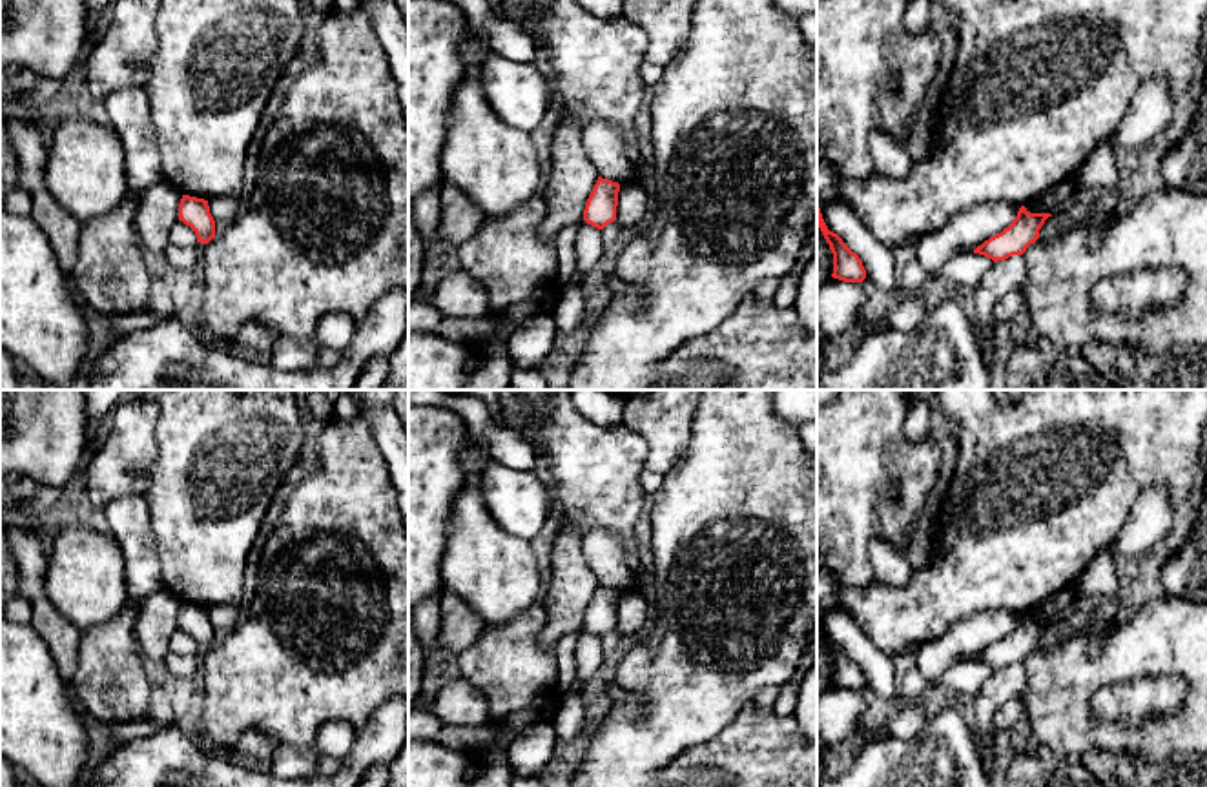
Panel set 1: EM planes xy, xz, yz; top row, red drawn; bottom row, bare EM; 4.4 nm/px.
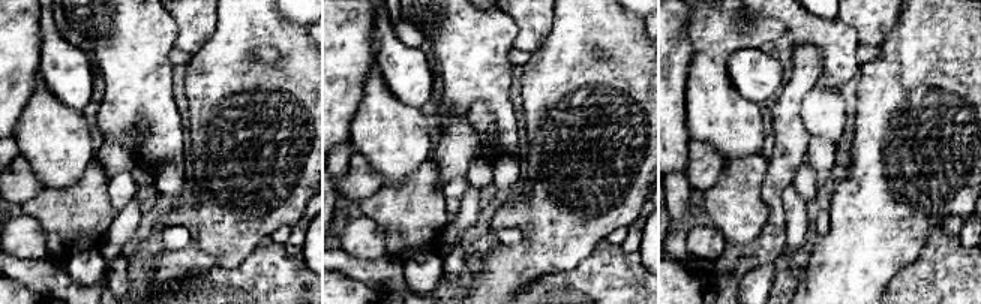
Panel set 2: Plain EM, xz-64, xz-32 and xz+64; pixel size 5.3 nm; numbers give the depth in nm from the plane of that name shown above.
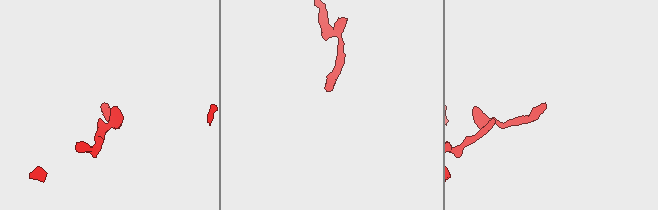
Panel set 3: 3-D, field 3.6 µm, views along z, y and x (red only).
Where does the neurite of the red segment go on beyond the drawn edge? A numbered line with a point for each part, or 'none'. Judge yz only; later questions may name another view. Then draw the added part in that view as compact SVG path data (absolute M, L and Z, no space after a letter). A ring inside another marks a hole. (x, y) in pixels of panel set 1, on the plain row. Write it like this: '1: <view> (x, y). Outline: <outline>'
none

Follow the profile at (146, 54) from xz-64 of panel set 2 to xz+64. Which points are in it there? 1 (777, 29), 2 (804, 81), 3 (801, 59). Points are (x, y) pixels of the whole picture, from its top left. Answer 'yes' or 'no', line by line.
1: no
2: no
3: no

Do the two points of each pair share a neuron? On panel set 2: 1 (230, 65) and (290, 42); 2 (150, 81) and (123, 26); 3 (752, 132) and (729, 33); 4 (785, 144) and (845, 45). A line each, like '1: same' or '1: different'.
1: same
2: same
3: same
4: different

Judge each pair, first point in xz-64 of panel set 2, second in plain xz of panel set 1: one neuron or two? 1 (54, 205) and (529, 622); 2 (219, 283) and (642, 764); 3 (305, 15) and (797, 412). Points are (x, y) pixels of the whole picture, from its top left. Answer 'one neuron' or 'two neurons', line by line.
1: one neuron
2: two neurons
3: one neuron

